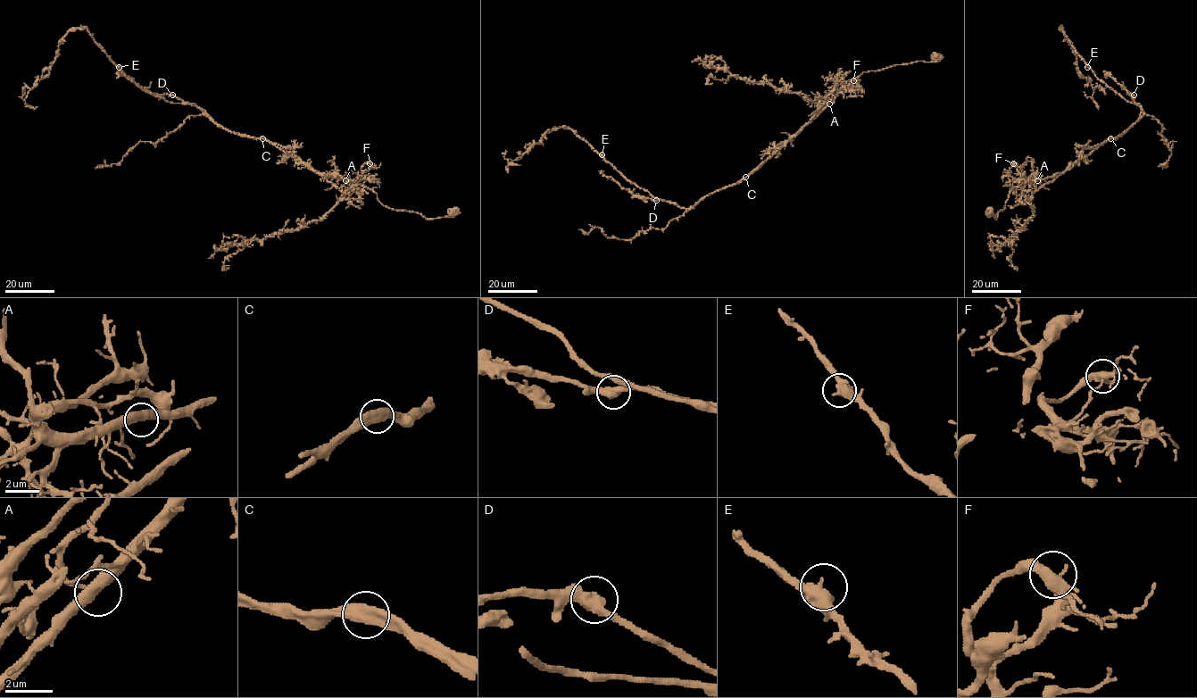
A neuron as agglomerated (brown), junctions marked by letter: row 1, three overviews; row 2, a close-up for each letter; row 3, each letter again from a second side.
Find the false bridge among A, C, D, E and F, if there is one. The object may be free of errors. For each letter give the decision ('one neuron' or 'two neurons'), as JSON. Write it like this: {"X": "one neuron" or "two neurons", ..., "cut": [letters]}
{"A": "one neuron", "C": "two neurons", "D": "one neuron", "E": "one neuron", "F": "one neuron", "cut": ["C"]}

